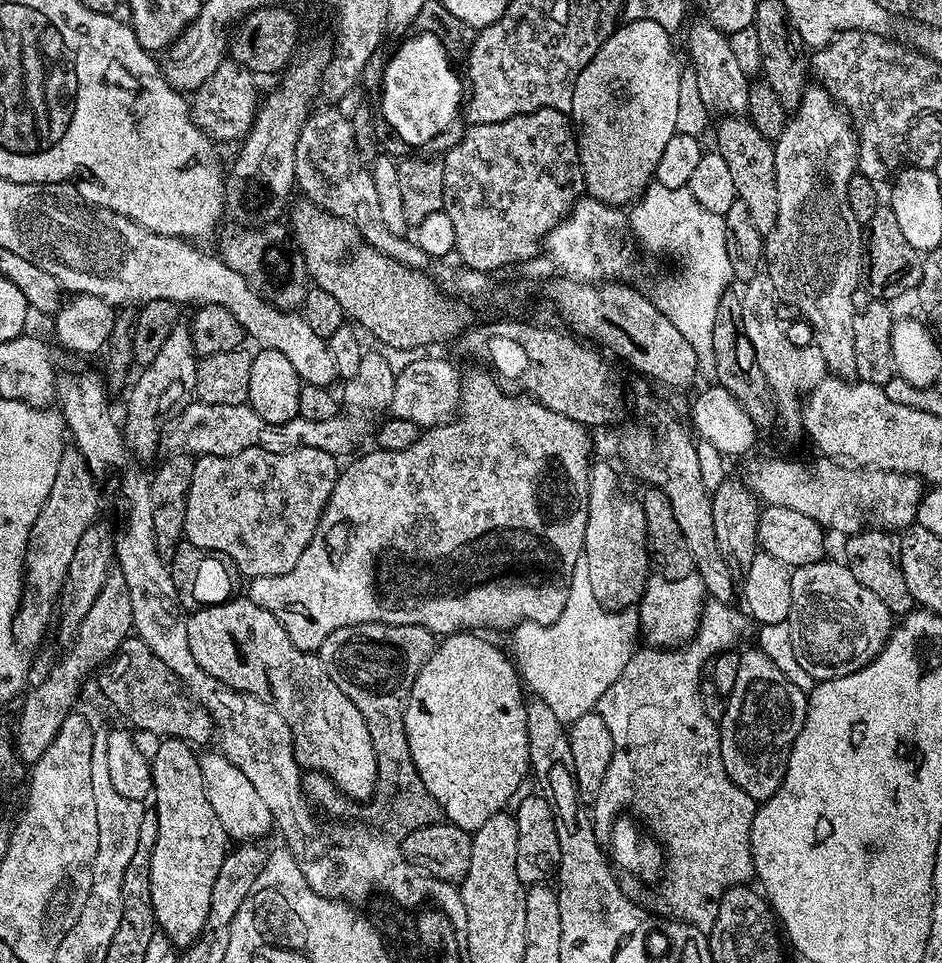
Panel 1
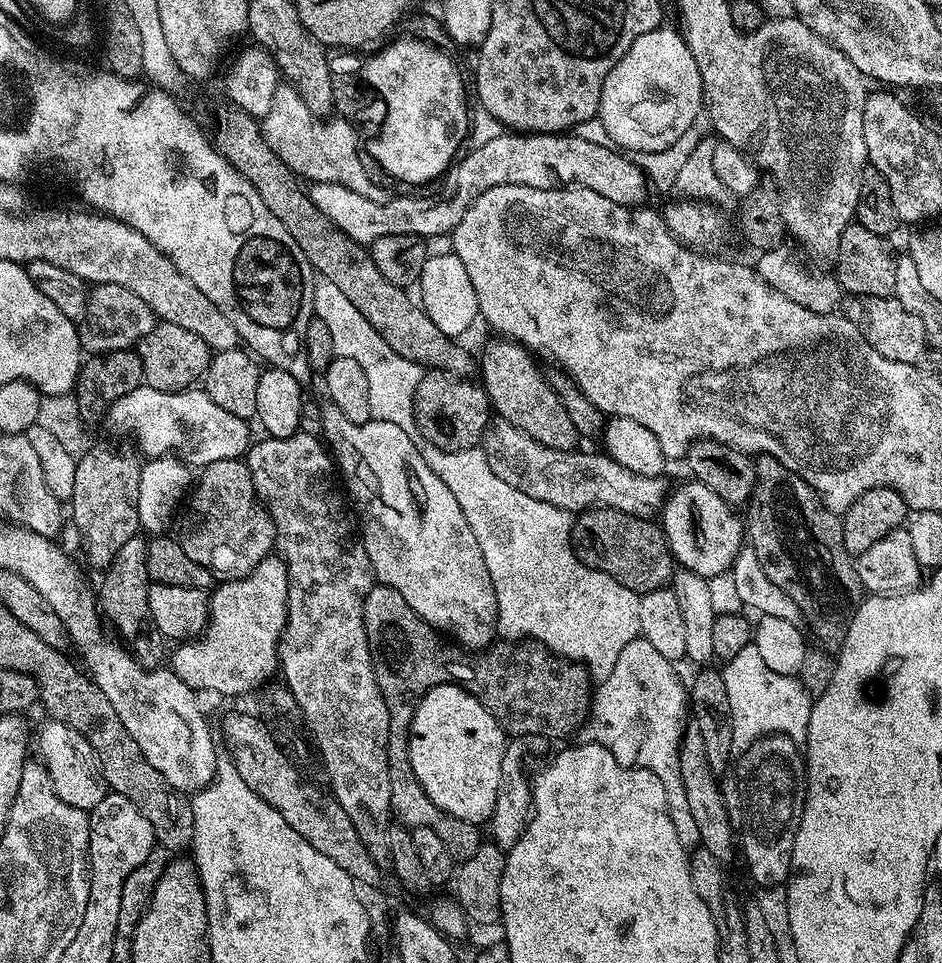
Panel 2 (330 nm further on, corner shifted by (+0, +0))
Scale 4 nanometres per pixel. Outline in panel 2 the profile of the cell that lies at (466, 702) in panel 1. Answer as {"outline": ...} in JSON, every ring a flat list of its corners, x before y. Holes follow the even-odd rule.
{"outline":[[459,684,434,686,416,705,408,731,408,753,414,778,442,810,454,818,483,825,491,821,502,782,506,734,498,722]]}

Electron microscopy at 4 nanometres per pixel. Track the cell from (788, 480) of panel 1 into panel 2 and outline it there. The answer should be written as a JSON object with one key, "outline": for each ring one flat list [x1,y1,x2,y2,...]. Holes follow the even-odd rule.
{"outline":[[499,418,493,419,485,428,482,447,490,462,490,470,494,470,502,482,510,482,514,490,522,490,522,494,530,494,530,498,550,502,550,506,558,506,573,514,594,508,613,508,631,516,648,518,653,515,651,512,661,511,666,499,663,479,627,472,611,456,599,451,580,452,542,446,542,442,534,442,530,434,522,434,518,426,510,426,510,422]]}

